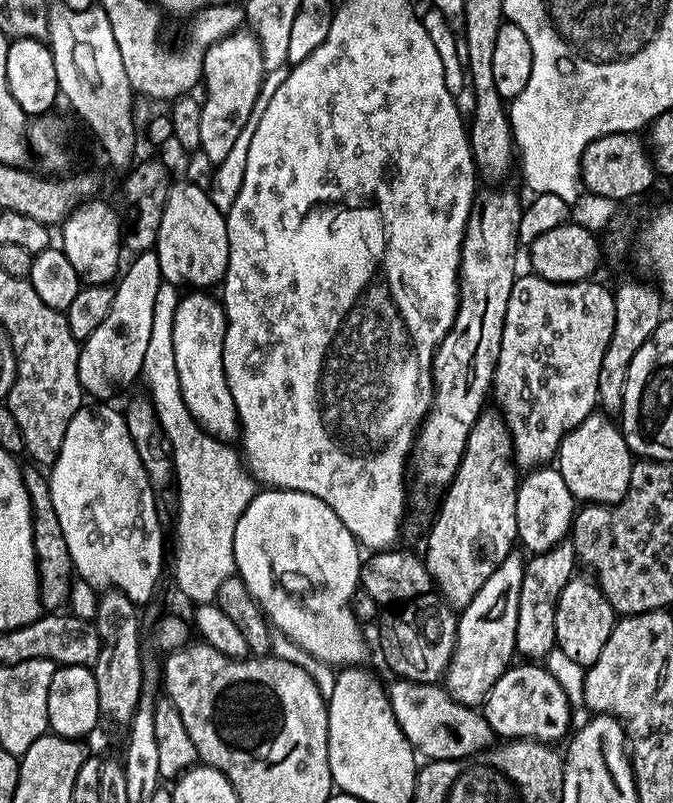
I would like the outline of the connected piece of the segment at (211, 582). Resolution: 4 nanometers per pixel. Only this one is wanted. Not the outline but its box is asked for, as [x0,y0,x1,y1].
[142,283,258,605]

